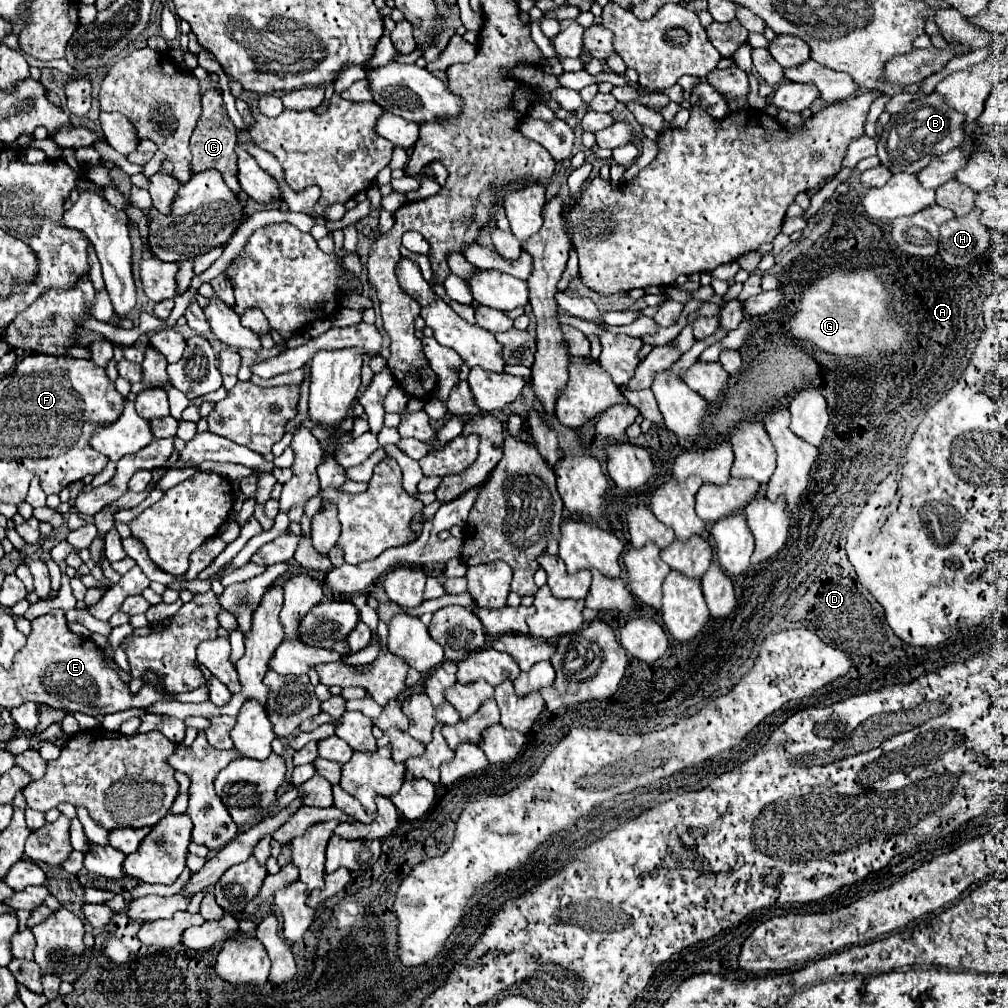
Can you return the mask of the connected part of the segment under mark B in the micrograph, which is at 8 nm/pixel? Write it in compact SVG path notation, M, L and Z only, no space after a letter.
M938 92L926 100L912 100L900 112L892 114L890 122L878 140L878 158L892 172L918 174L932 158L958 148L964 140L964 114L956 112Z

